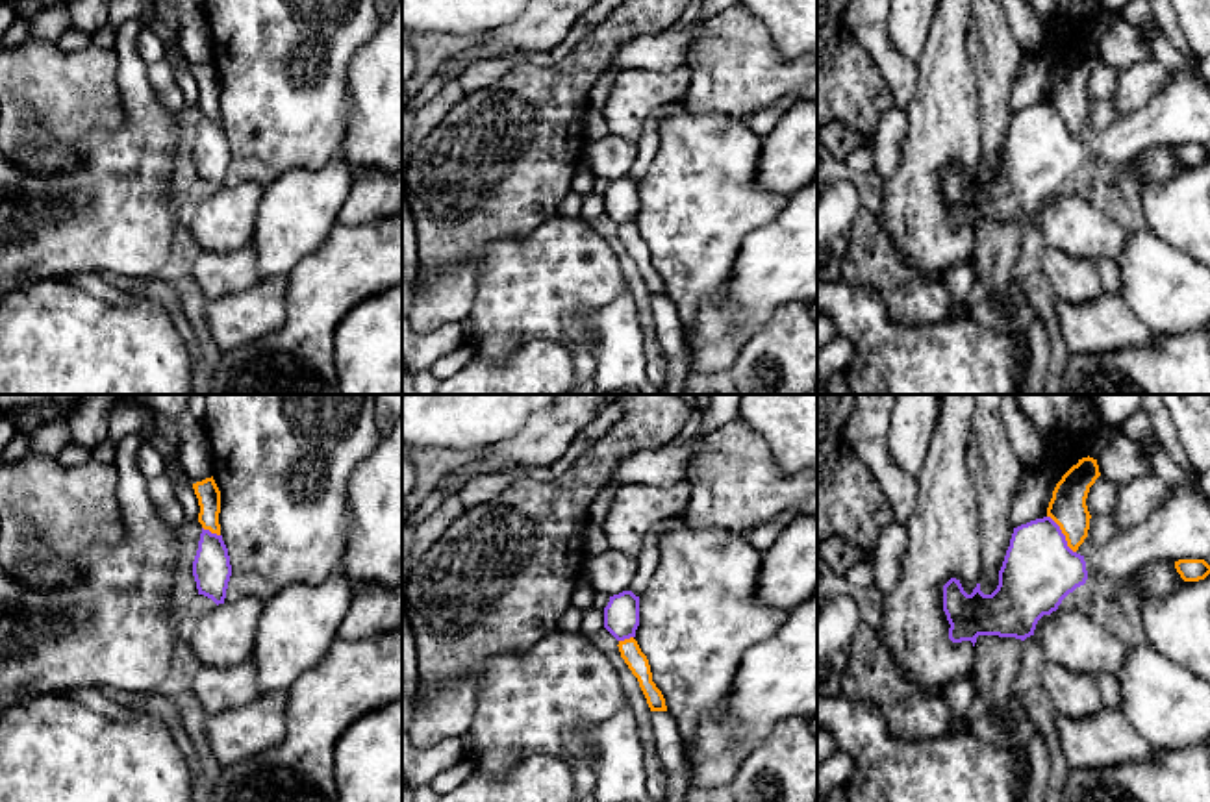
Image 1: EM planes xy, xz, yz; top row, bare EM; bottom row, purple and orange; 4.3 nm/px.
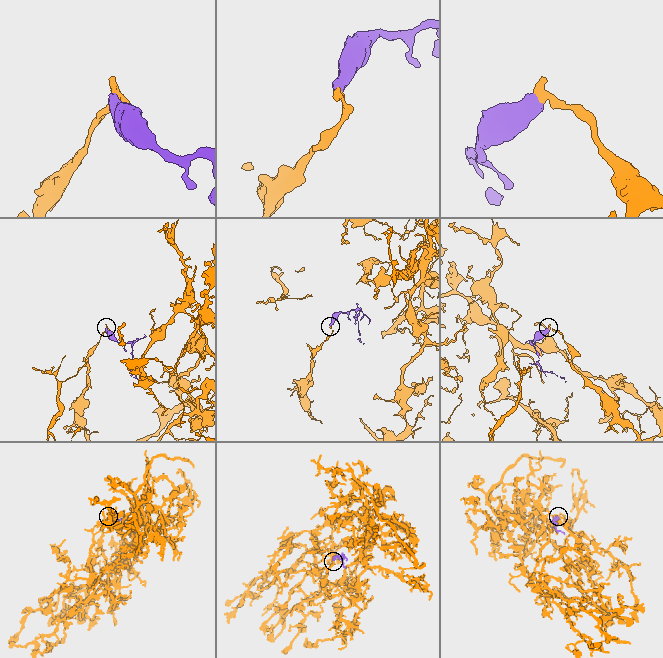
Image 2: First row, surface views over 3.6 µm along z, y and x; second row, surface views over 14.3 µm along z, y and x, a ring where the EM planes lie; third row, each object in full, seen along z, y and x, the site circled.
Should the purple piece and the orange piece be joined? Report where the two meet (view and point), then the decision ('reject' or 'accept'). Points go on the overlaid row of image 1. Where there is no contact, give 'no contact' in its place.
meets purple in yz at (1062, 534); reject

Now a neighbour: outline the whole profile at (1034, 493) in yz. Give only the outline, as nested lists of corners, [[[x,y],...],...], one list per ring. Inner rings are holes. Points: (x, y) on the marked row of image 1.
[[[1056,469],[1025,476],[1010,509],[1010,526],[1017,528],[1030,520],[1047,517],[1052,491],[1060,480],[1062,474]]]

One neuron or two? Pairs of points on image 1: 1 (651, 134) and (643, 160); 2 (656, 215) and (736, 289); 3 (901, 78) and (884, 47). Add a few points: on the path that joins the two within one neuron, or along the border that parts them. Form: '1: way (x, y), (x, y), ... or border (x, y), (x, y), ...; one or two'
1: way (649, 139), (645, 154); one
2: border (743, 241), (731, 280), (699, 313); two
3: way (899, 71), (884, 54); one

